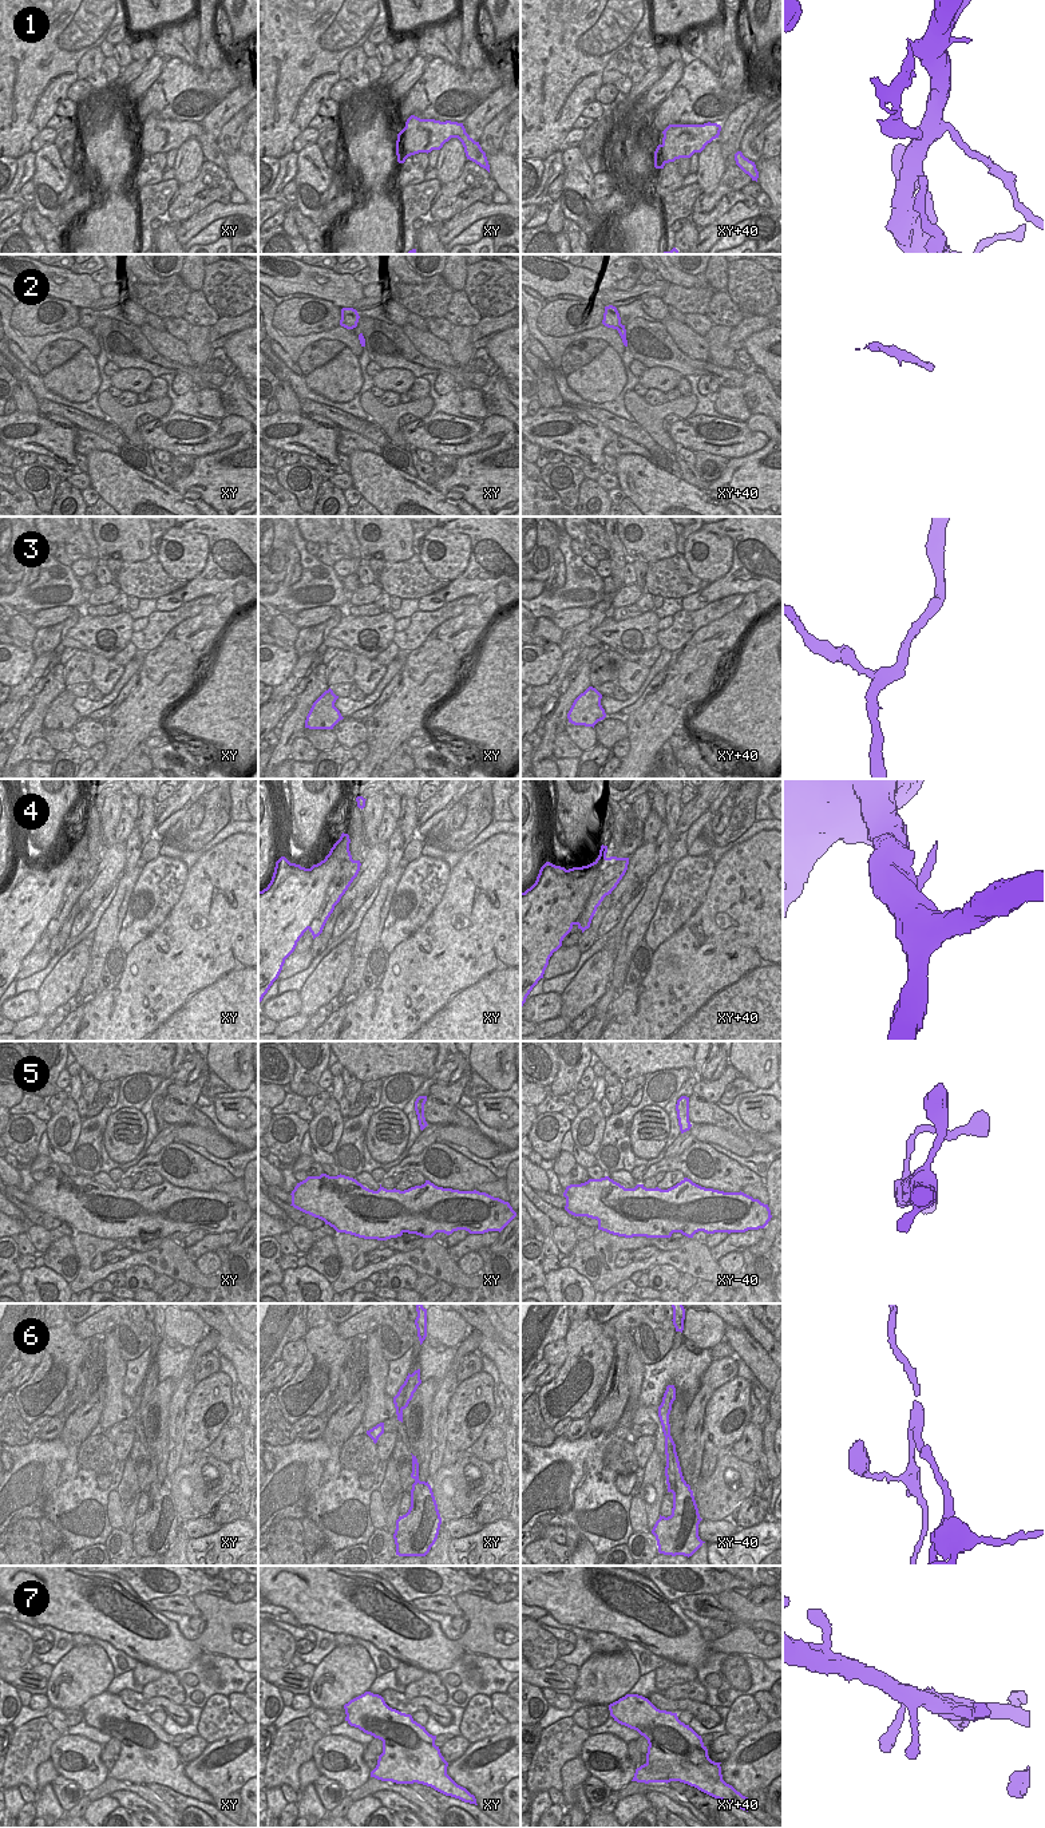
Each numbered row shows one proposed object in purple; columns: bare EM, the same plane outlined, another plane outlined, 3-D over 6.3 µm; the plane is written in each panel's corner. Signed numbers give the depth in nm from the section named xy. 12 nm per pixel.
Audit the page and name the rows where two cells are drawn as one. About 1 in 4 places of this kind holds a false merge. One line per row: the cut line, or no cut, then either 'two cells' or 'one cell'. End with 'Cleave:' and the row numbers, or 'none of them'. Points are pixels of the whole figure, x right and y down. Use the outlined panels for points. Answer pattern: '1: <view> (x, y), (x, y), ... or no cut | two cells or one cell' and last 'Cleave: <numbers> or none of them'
1: no cut | one cell
2: no cut | one cell
3: no cut | one cell
4: xy (355, 861), (344, 865), (331, 882), (324, 903), (308, 928) | two cells
5: no cut | one cell
6: xy (411, 1375), (407, 1380), (403, 1405), (396, 1413) | two cells
7: no cut | one cell
Cleave: 4, 6

